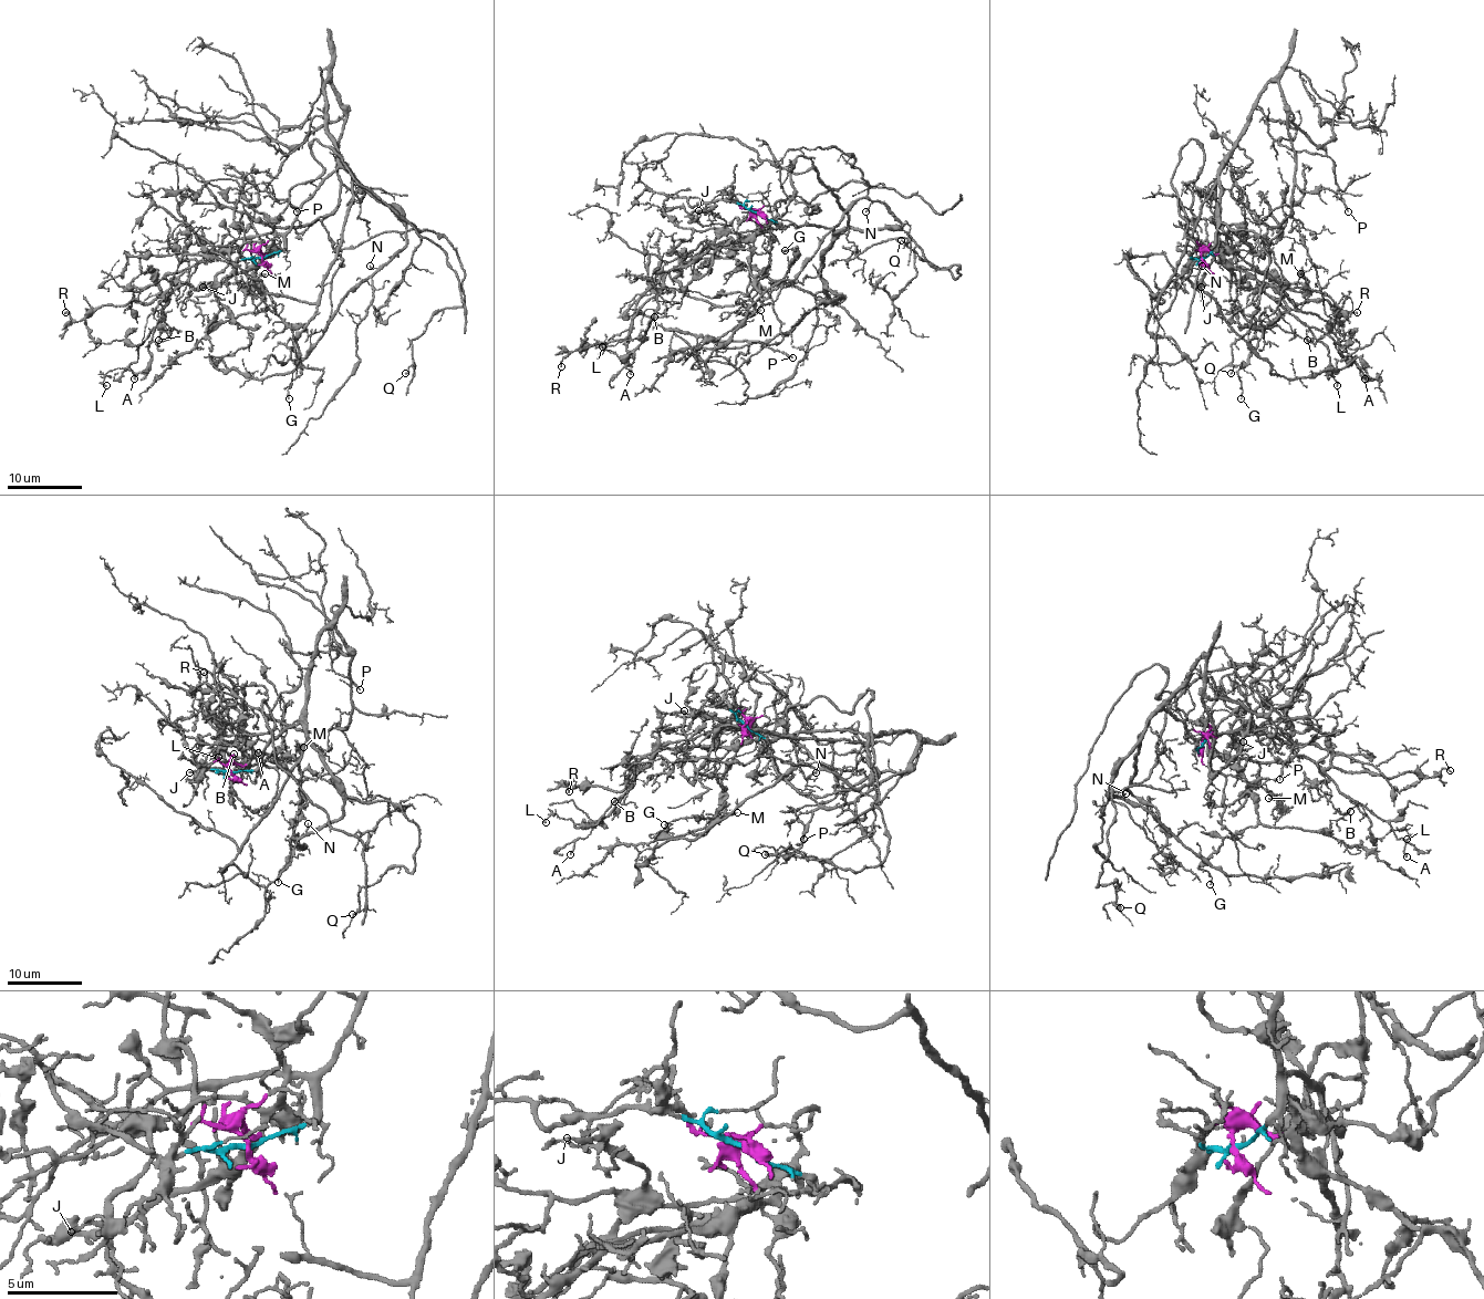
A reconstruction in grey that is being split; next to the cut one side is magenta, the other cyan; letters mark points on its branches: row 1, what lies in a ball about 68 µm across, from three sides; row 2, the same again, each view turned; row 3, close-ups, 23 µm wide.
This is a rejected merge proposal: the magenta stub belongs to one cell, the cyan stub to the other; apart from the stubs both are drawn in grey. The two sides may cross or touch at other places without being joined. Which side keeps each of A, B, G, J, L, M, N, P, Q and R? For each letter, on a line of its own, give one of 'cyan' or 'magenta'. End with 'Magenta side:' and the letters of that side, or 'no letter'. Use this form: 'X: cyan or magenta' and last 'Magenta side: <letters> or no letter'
A: magenta
B: magenta
G: magenta
J: magenta
L: magenta
M: magenta
N: cyan
P: cyan
Q: cyan
R: magenta
Magenta side: A, B, G, J, L, M, R

